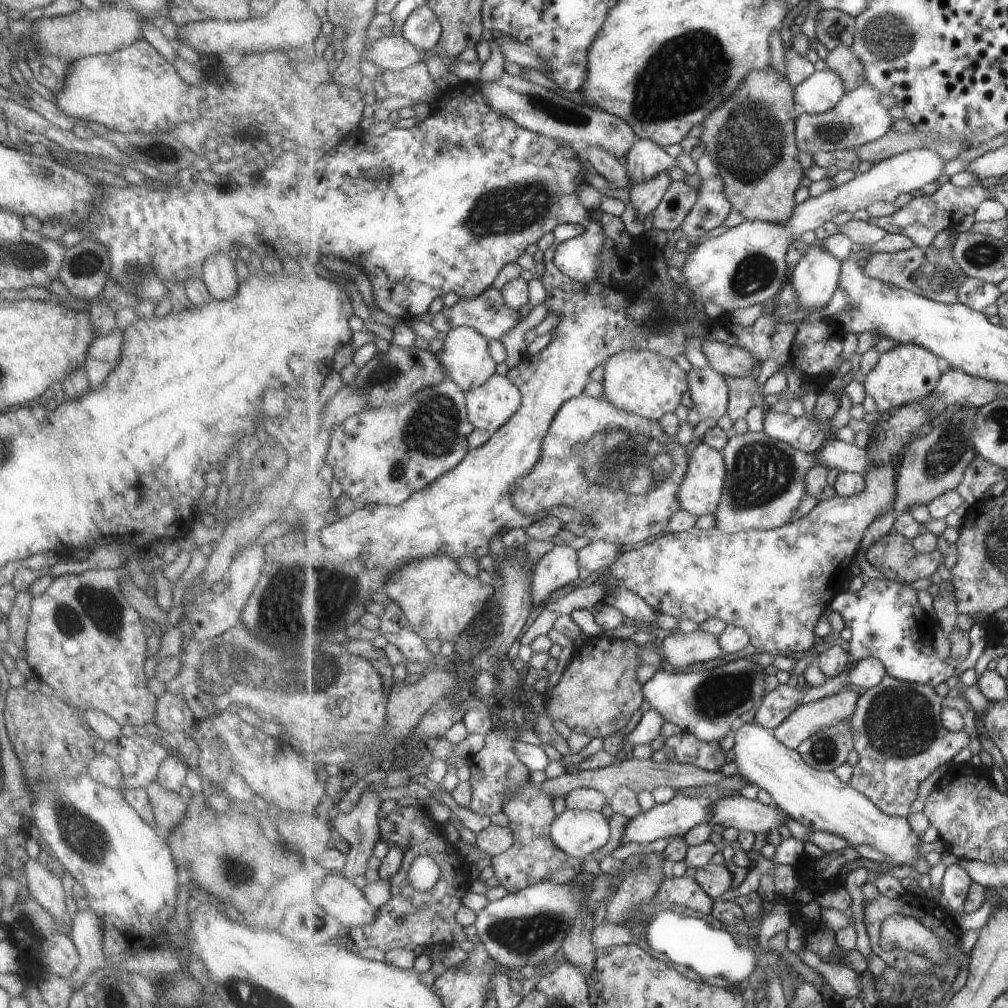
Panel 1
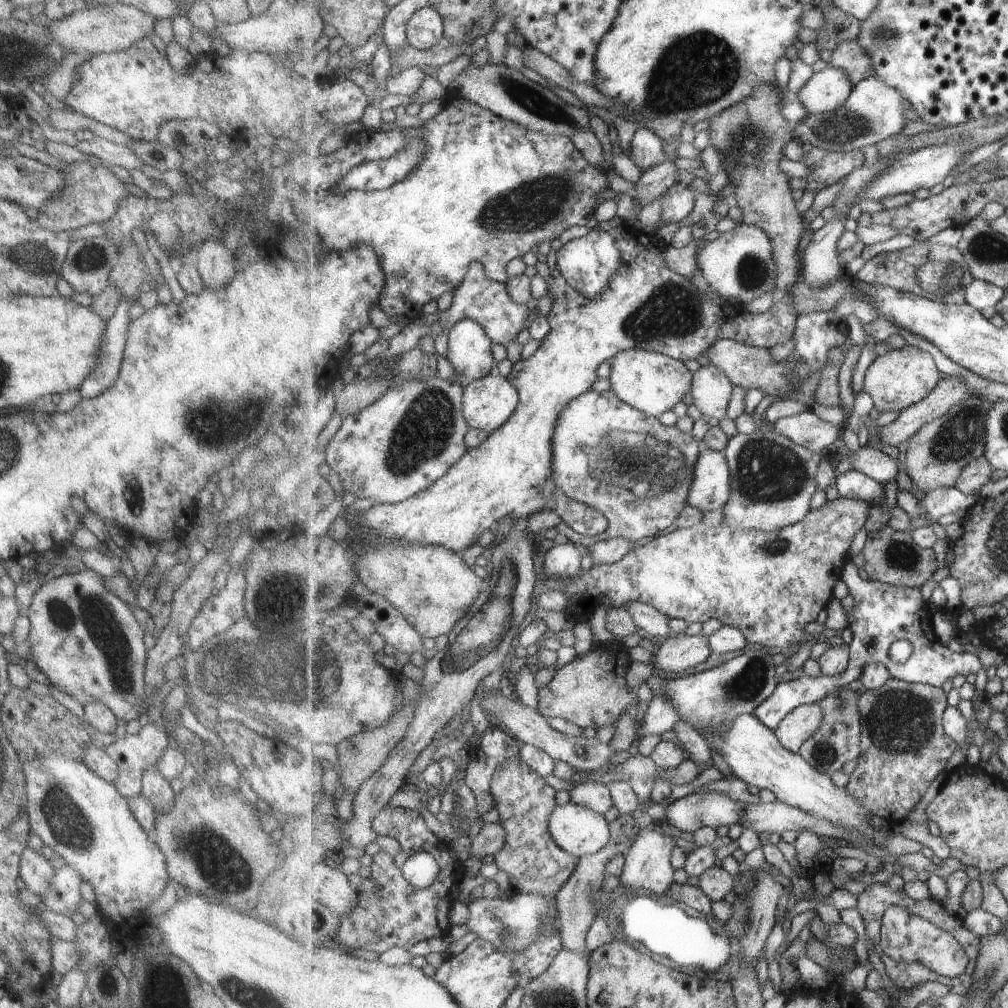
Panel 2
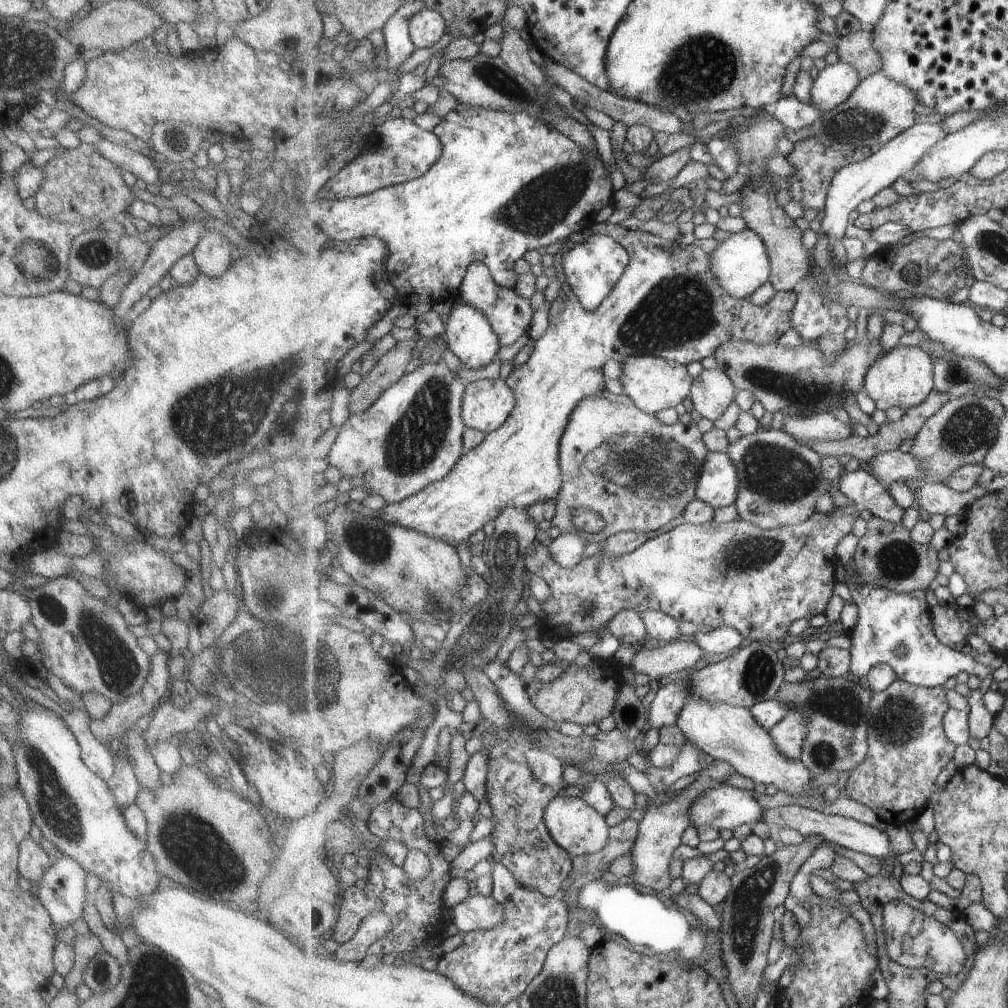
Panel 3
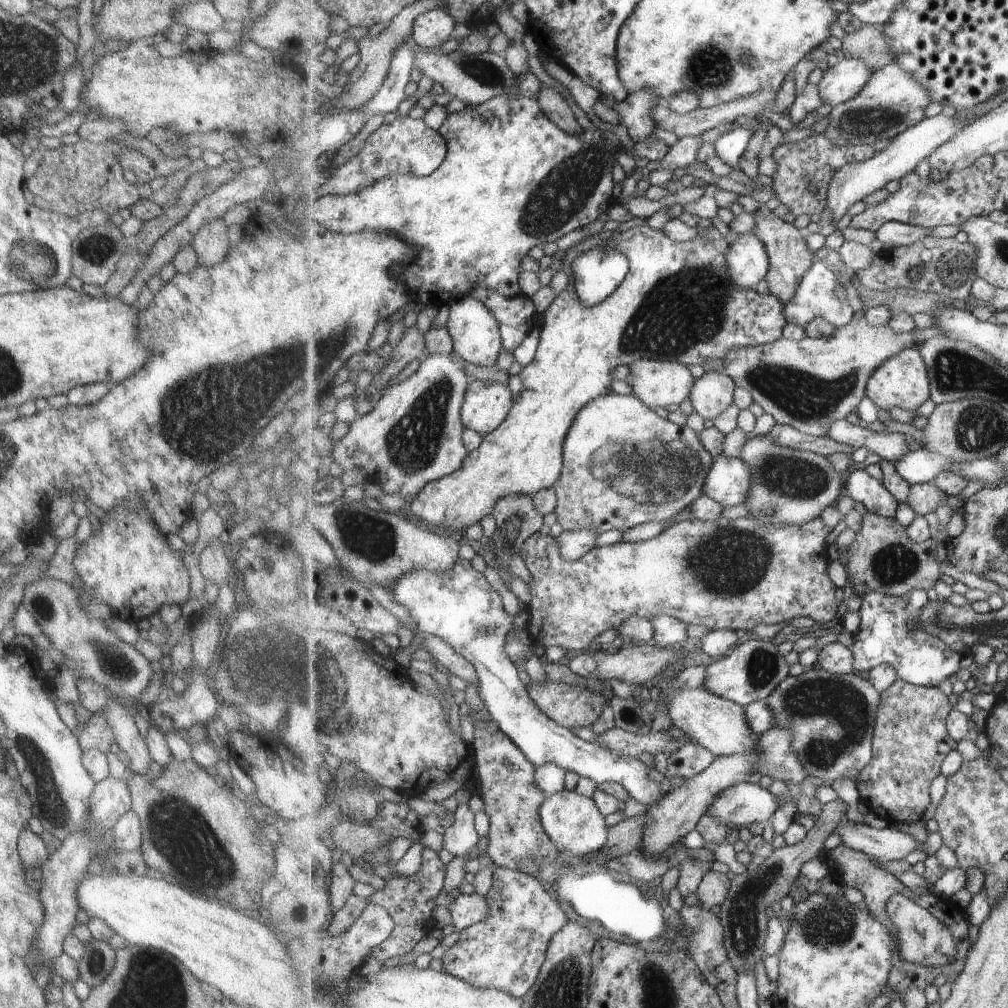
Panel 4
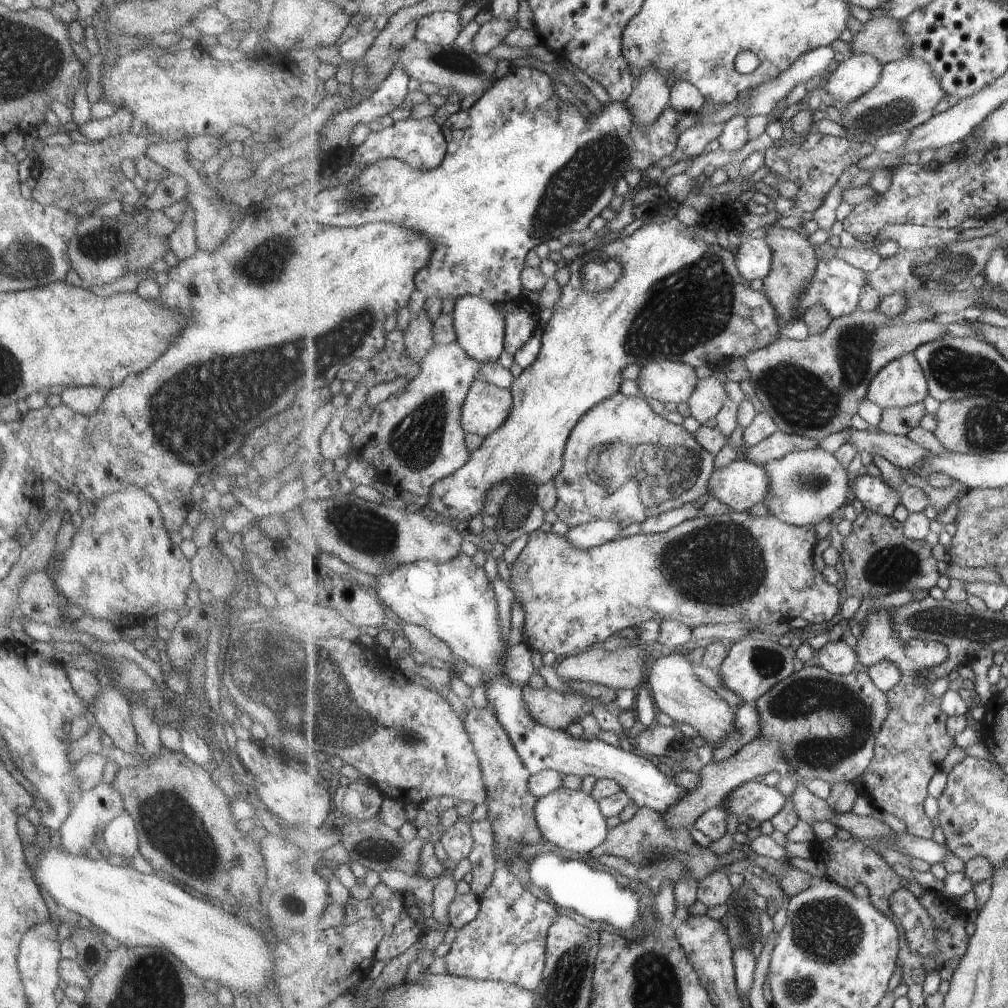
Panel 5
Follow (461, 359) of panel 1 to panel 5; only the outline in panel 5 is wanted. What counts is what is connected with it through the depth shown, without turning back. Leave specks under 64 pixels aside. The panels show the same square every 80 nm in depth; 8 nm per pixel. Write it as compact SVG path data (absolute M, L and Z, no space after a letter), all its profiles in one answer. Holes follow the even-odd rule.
M465 295L455 300L452 311L453 322L458 336L458 343L465 352L480 363L496 363L505 351L505 317L499 312L496 303L490 300Z

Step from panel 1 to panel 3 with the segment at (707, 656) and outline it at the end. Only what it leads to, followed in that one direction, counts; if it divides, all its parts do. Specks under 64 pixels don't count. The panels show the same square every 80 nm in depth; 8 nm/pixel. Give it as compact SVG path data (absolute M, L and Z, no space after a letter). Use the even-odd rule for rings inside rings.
M679 638L668 642L661 648L650 648L647 644L637 646L638 653L629 662L633 672L647 674L651 679L669 676L679 670L689 672L703 656L706 650L693 638Z

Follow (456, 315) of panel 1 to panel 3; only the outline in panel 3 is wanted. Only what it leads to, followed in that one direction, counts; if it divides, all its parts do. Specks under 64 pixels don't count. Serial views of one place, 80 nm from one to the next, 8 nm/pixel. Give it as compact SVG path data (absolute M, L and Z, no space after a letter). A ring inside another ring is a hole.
M474 262L468 266L468 273L463 279L463 284L454 296L453 302L474 306L480 310L491 322L503 346L513 344L521 334L525 334L531 326L533 318L532 302L517 294L515 289L501 286L490 274L489 267L483 262Z

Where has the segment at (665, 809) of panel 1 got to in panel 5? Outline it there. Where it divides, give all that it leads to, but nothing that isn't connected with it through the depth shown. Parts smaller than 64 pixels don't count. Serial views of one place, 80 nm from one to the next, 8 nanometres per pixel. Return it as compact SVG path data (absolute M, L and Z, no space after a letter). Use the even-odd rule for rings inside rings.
M749 781L729 794L724 810L733 813L739 821L751 818L753 821L765 822L779 814L788 798L775 787Z

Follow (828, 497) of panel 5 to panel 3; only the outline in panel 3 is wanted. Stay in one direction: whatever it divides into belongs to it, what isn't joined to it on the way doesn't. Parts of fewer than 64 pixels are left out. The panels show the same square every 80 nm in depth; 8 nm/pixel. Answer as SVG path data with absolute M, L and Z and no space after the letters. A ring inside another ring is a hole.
M761 427L755 434L742 435L738 441L730 444L727 454L735 463L739 475L739 494L734 502L738 519L759 526L760 529L778 529L805 522L815 512L817 500L836 487L836 483L823 478L823 456L783 429Z

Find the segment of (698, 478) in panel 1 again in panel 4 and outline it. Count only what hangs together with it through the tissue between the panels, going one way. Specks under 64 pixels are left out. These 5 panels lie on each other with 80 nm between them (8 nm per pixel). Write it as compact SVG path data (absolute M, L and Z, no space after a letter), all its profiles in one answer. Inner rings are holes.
M719 455L714 458L710 473L706 476L705 490L713 500L723 506L737 506L747 502L752 494L752 470L739 457Z

